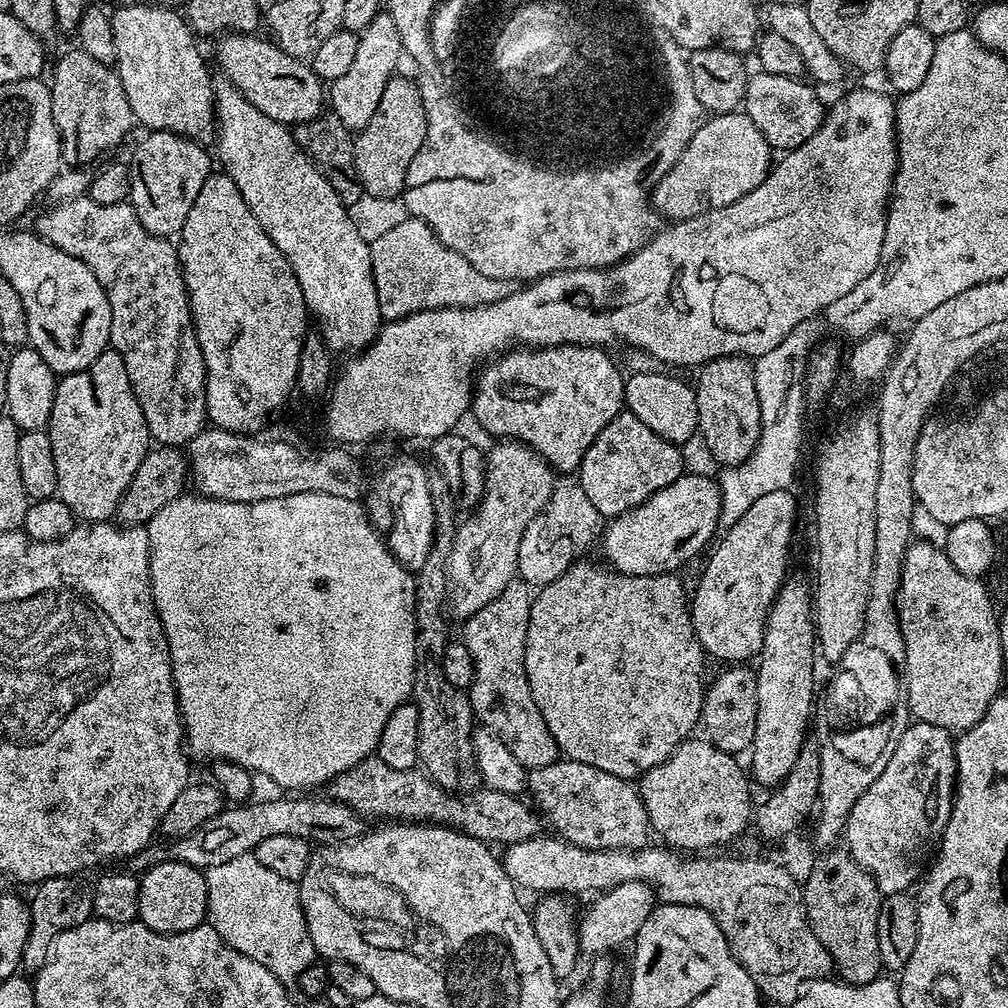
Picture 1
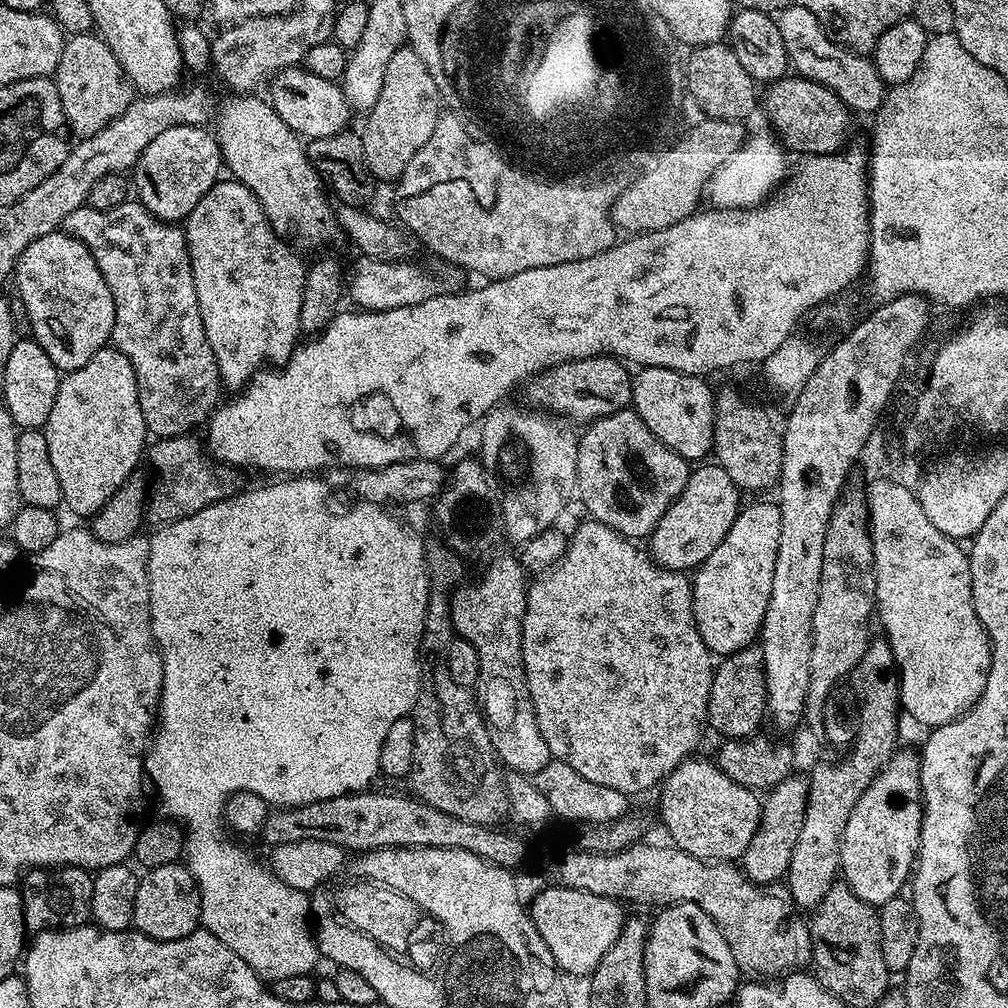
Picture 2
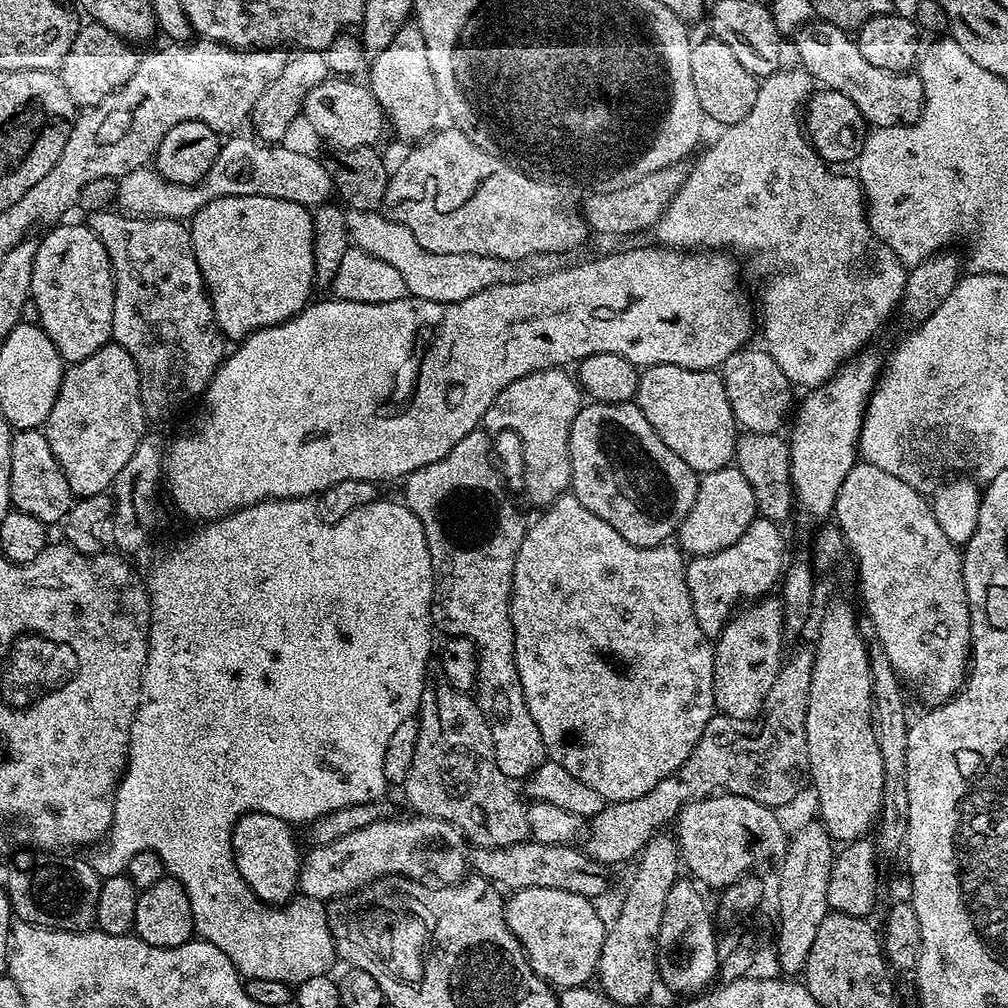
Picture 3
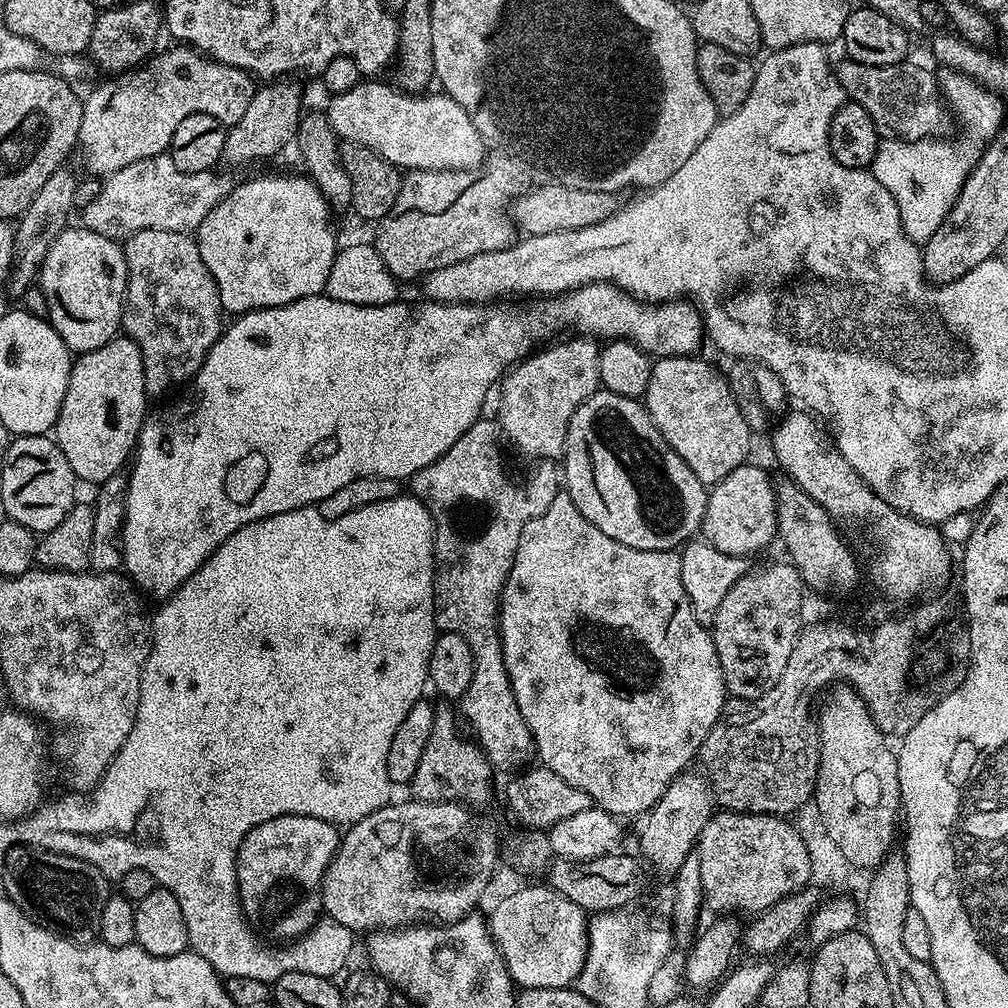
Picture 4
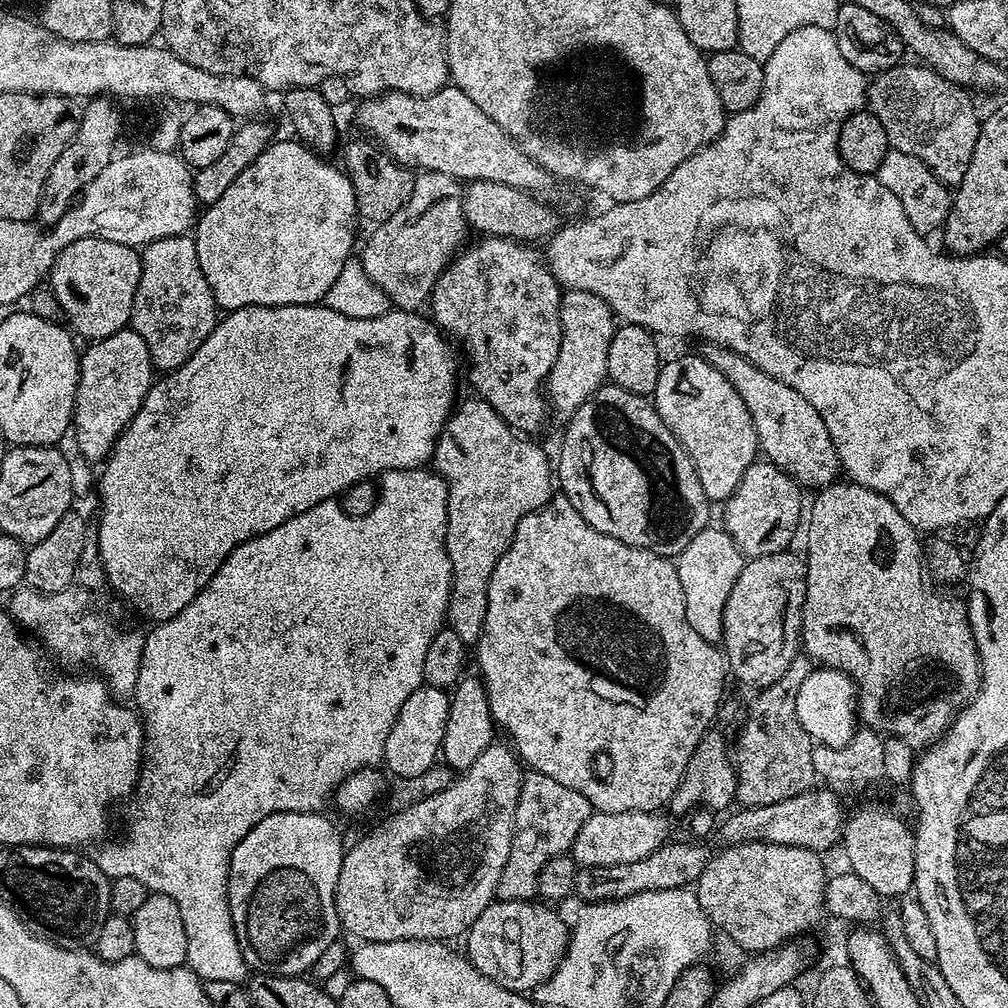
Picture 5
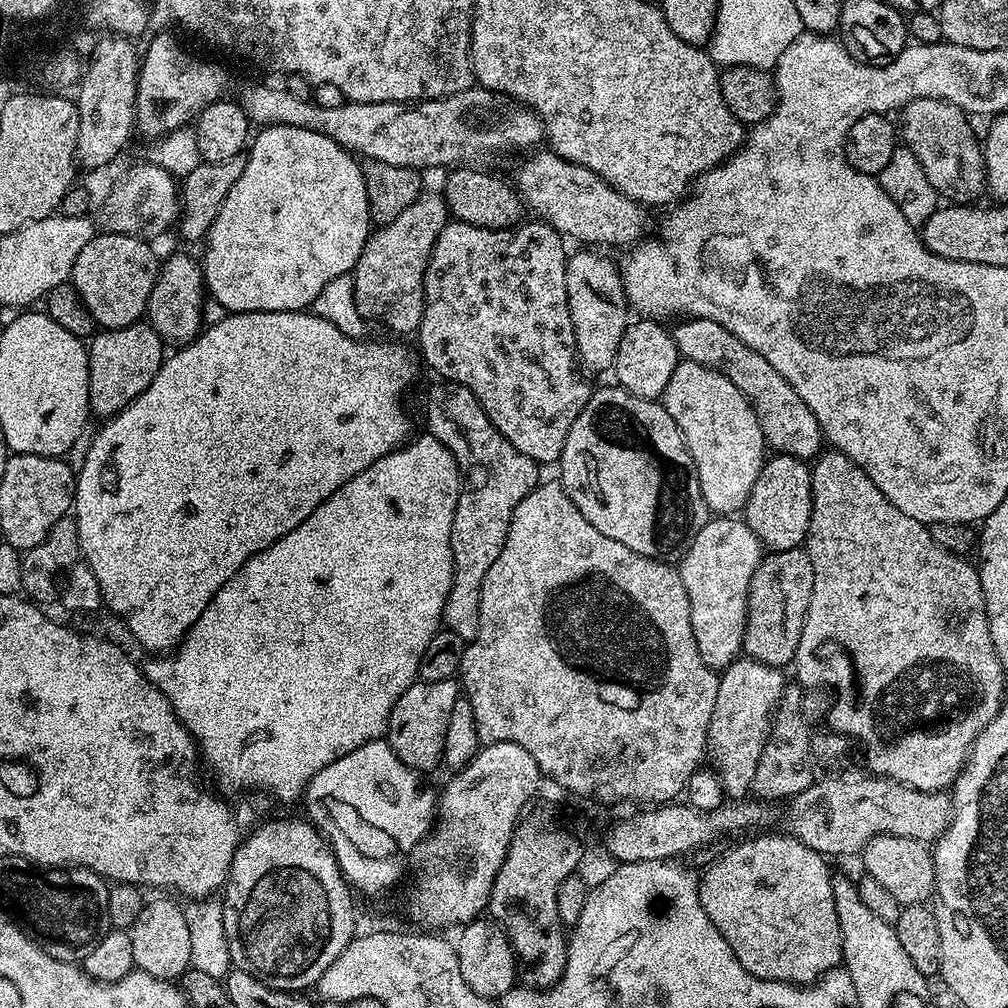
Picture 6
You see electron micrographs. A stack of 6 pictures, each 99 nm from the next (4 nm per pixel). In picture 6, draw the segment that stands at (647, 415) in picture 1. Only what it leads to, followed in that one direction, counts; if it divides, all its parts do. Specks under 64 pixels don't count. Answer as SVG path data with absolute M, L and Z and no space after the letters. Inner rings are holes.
M681 359L674 374L670 374L670 382L666 382L662 403L686 442L709 513L739 513L766 459L762 426L758 426L758 418L742 390L721 372Z

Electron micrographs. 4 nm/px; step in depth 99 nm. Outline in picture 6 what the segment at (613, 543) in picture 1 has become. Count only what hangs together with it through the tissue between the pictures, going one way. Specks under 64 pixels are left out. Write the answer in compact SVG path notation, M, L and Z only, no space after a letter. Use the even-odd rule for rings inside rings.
M773 455L765 459L750 498L742 509L744 523L754 530L761 545L772 552L799 548L808 539L812 517L812 470L805 461L793 456Z

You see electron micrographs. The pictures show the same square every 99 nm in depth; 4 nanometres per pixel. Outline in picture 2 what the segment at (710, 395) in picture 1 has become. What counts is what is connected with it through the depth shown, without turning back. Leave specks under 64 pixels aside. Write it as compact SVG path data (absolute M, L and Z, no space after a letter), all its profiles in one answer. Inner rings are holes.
M728 388L725 392L717 391L715 393L716 398L716 417L714 418L714 438L712 439L712 452L714 453L715 463L718 463L722 466L722 470L726 470L726 474L730 474L730 478L734 478L734 482L737 486L740 487L745 493L748 492L760 492L763 488L772 488L777 487L778 481L780 479L780 471L782 470L782 446L784 441L782 439L782 432L779 427L776 428L772 425L772 420L759 408L756 404L751 404L746 397L743 396L740 392L735 392L734 389Z

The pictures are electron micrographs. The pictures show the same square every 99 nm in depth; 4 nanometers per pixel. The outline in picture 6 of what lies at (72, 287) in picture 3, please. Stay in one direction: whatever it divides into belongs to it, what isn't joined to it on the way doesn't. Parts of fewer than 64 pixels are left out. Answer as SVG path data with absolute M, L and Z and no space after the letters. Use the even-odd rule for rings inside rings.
M104 232L86 242L72 264L70 282L101 329L130 326L147 313L150 290L154 290L161 266L148 244L151 243L139 236Z

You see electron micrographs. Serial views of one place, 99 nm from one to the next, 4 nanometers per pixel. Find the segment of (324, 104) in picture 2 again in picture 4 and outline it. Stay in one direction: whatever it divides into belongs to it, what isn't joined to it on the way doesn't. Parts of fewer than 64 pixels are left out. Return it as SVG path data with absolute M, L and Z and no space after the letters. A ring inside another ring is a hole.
M368 78L354 90L335 93L329 99L332 101L326 115L341 141L366 146L401 170L467 172L481 167L485 142L454 98L411 94L389 84L383 84L380 78Z

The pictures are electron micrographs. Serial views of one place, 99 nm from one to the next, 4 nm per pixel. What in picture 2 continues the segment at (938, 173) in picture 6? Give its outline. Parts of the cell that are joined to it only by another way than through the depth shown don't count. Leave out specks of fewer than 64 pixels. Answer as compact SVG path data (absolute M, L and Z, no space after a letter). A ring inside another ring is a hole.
M794 2L788 8L781 8L775 21L786 46L789 65L799 75L834 90L834 94L838 94L838 98L842 98L844 105L853 113L879 112L886 85L867 55L851 52L843 44L837 44L803 3Z

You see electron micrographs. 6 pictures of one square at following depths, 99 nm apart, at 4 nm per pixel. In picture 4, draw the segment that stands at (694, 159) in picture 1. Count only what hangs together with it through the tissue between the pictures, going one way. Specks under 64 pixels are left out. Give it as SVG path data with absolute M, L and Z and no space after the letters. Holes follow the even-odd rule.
M542 186L519 196L511 201L510 215L513 224L524 236L550 234L558 230L582 230L582 226L606 222L606 218L619 212L622 207L621 197L615 192L574 190L574 186Z

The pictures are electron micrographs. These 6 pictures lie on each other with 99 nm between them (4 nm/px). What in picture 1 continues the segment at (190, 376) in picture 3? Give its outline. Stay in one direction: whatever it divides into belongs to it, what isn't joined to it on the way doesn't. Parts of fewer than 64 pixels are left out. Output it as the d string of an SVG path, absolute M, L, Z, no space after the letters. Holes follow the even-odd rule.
M85 194L71 196L69 200L55 201L51 206L53 208L46 209L37 218L34 231L41 239L50 242L58 250L66 250L66 254L86 262L86 266L90 266L90 270L94 270L94 278L98 278L112 311L114 323L110 330L110 348L111 351L122 354L122 358L126 362L126 374L130 374L130 386L138 398L138 406L142 406L142 414L148 423L149 437L160 446L187 446L206 427L206 413L204 411L204 378L206 373L204 355L196 337L196 325L192 323L192 307L188 305L188 287L184 285L184 271L180 269L180 254L177 245L171 239L150 234L150 230L146 230L146 226L142 226L142 222L138 222L138 214L134 214L131 203L128 202L114 206L102 206Z

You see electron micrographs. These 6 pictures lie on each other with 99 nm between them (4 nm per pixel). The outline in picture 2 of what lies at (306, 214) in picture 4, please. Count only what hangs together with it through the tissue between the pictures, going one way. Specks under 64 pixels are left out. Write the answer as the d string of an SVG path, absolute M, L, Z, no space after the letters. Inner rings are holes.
M231 178L221 179L206 193L202 202L194 206L186 221L186 235L190 266L194 274L194 290L198 294L206 338L218 362L220 383L225 389L243 389L254 373L265 366L283 366L298 347L302 336L300 311L305 261L300 261L299 254L284 241L287 239L283 235L272 231L252 191L245 184Z

